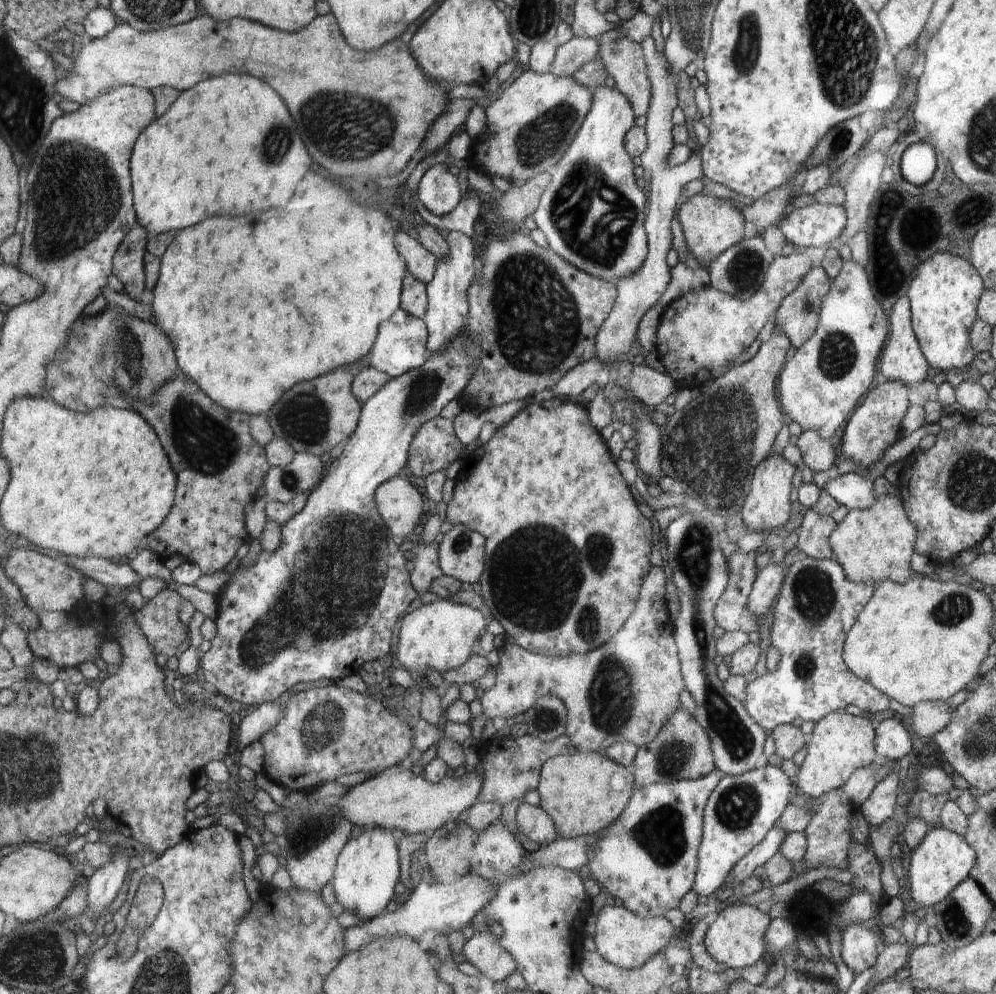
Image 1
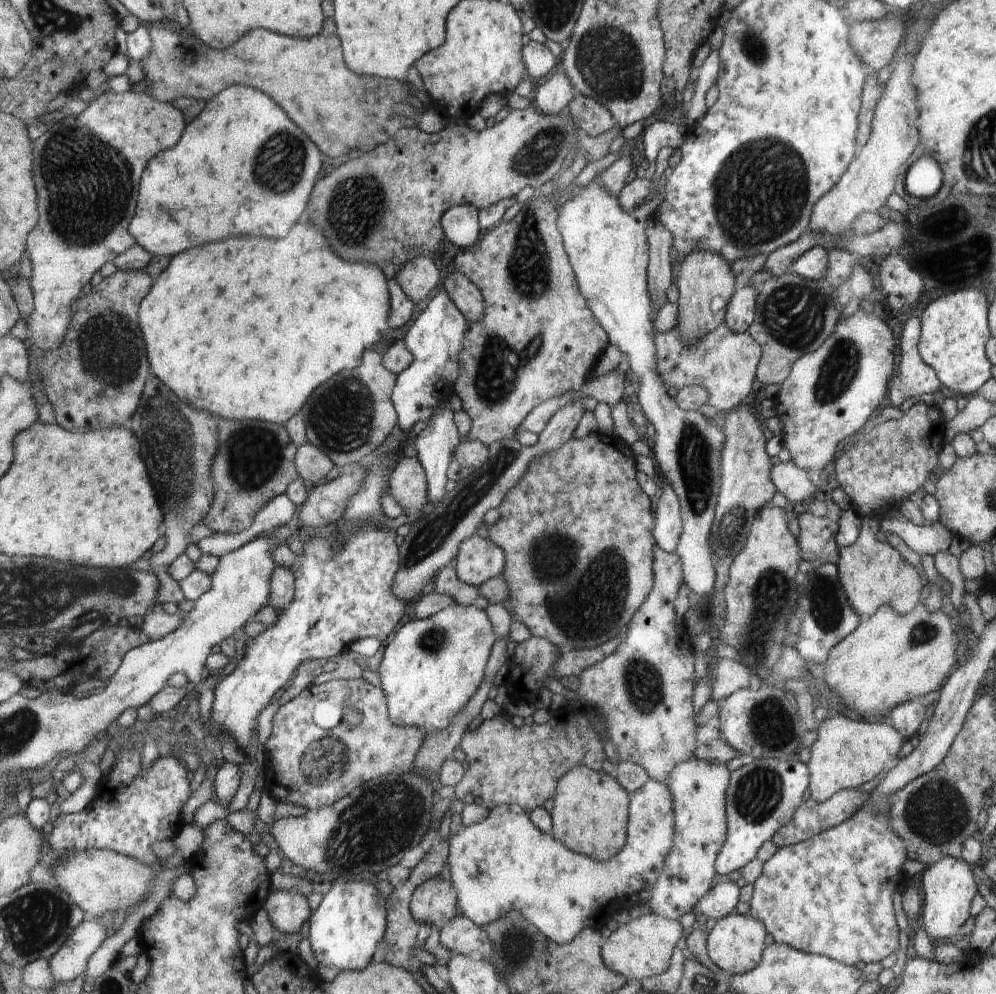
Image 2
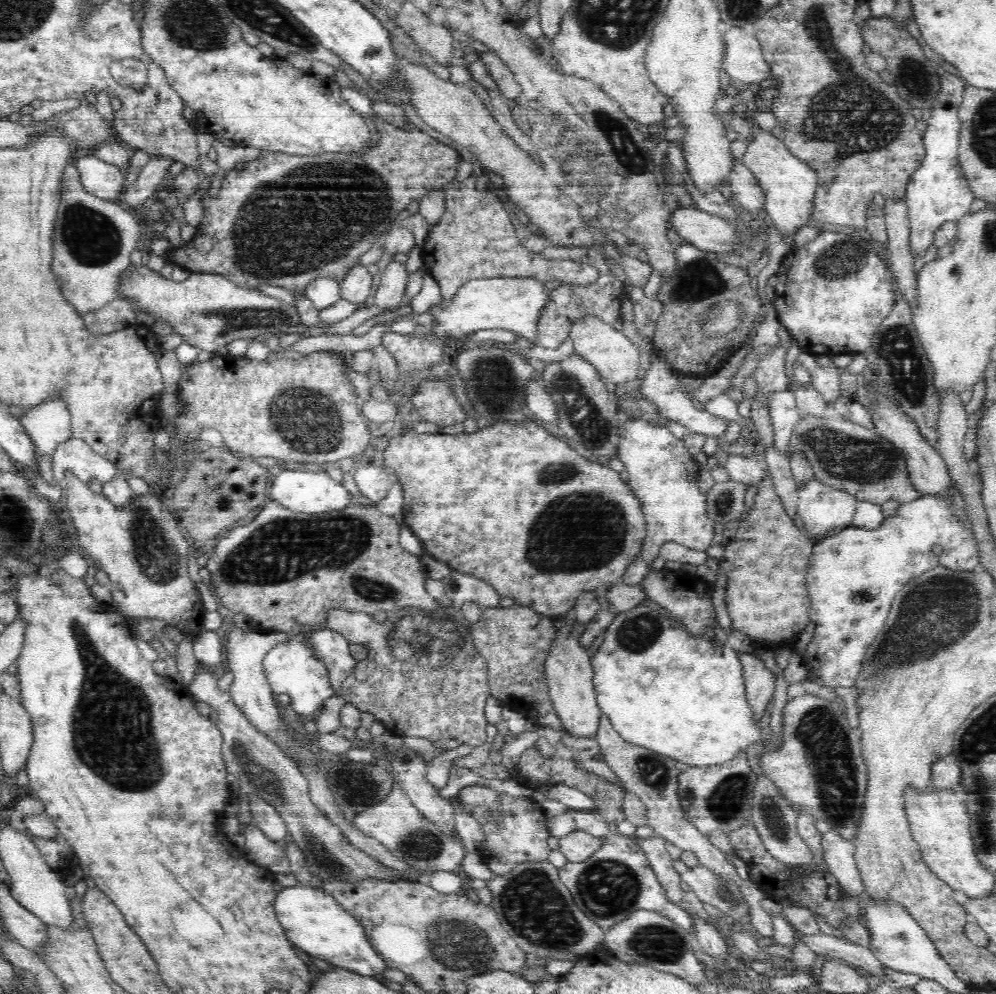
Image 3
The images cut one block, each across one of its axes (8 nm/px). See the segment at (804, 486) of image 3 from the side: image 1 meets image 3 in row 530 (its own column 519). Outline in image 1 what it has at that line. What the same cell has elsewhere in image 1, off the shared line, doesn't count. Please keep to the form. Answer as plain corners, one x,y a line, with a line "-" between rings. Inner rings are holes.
520,804
516,812
516,825
524,836
542,845
563,838
552,816
546,814
540,806

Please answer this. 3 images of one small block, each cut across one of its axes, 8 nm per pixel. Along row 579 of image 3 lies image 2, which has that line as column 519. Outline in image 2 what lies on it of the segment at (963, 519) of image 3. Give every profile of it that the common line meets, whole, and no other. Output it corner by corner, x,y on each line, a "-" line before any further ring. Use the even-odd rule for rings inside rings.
649,779
648,782
641,789
636,790
630,796
630,824
628,825
628,840
624,848
620,853
616,854
614,858
606,860
606,862
598,862
598,860
592,860
588,856
582,856
582,854
576,854
573,850
570,850
569,847
560,844
553,835
546,834
545,831
542,831
529,817
529,813
521,806
518,805
500,805
495,806
489,810
489,816
486,817
486,820
482,822
464,827
464,830
460,834
456,834
452,838
449,838
449,855
447,863
450,865
450,880
456,887
457,892
457,904
462,910
461,915
456,915
444,928
440,929
439,939
444,948
447,948
452,954
463,954
464,956
469,956
473,959
486,959
490,954
492,954
492,946
486,938
486,934
482,932
480,926
486,926
490,922
494,922
494,918
498,920
500,916
504,916
510,908
514,908
522,914
523,918
526,918
530,924
534,924
538,933
545,935
546,937
553,938
555,940
566,940
576,937
578,933
581,933
582,930
588,926
588,928
600,928
600,926
594,926
592,920
592,912
594,910
602,910
602,920
604,920
604,906
608,908
612,902
616,906
616,902
620,904
622,902
622,908
630,909
631,907
638,906
638,904
644,904
648,902
650,898
650,892
652,892
652,886
654,882
658,882
658,876
662,874
662,868
666,866
666,856
670,854
672,846
674,846
674,798
670,794
670,788
666,783
658,782
654,779

